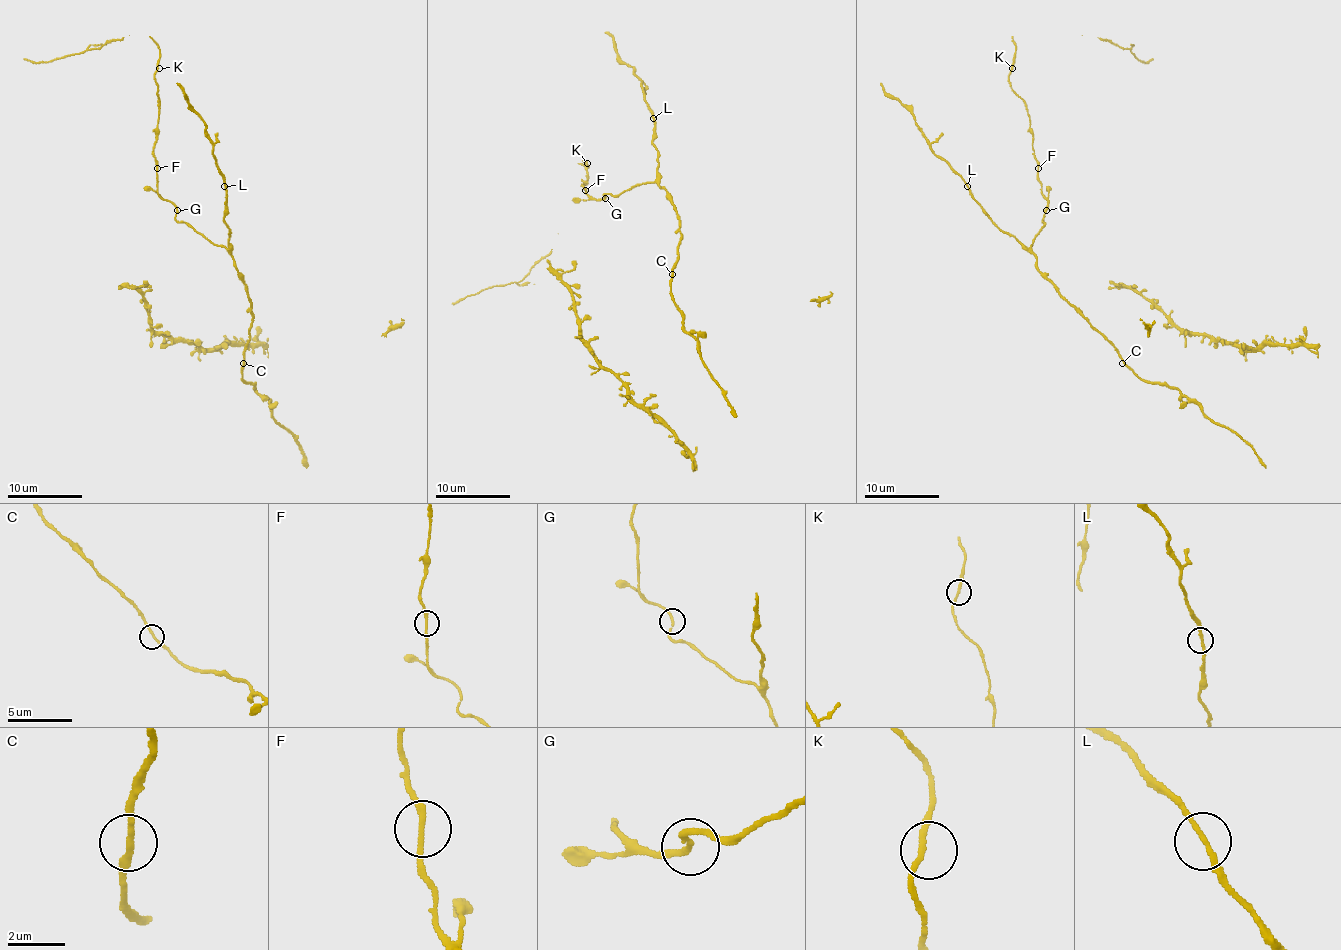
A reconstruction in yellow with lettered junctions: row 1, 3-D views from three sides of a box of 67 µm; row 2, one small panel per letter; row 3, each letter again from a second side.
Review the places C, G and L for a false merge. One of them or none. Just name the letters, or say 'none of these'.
none of these

